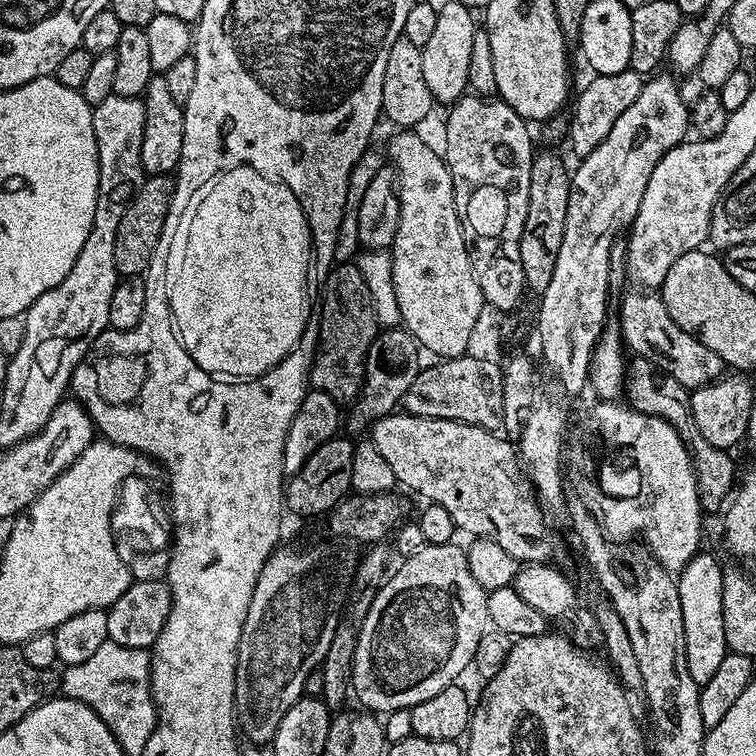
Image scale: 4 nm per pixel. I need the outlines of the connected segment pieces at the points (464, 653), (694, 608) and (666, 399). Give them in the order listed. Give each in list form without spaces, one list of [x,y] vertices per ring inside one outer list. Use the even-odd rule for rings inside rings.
[[[456,542],[450,544],[425,544],[424,548],[419,550],[418,554],[405,559],[400,564],[402,565],[401,568],[396,573],[393,571],[381,583],[380,587],[377,588],[376,596],[372,599],[370,610],[360,627],[358,650],[354,654],[354,662],[352,663],[352,683],[350,688],[354,696],[356,692],[357,698],[365,704],[361,704],[365,709],[371,710],[376,714],[387,714],[399,708],[412,708],[418,702],[426,702],[426,698],[438,694],[438,690],[457,683],[461,679],[459,676],[467,670],[468,663],[475,658],[476,651],[480,648],[480,639],[484,636],[484,628],[487,629],[489,627],[488,611],[486,610],[486,591],[474,580],[473,575],[470,574],[470,566],[467,565],[465,549],[461,546],[459,548],[458,544]]]
[[[699,552],[677,575],[677,584],[682,605],[686,664],[695,684],[703,687],[714,678],[715,671],[719,669],[719,665],[729,653],[726,642],[725,612],[722,610],[723,565],[712,555]]]
[[[633,355],[627,365],[626,398],[627,396],[627,407],[633,408],[636,412],[647,412],[650,416],[662,418],[670,422],[674,430],[678,430],[682,442],[688,447],[688,453],[692,455],[700,507],[708,514],[716,511],[719,513],[737,483],[738,471],[736,472],[736,464],[732,461],[731,451],[710,446],[710,442],[702,438],[702,430],[698,430],[698,422],[694,422],[692,392],[689,388],[682,386],[682,382],[677,382],[675,378],[670,378],[670,374],[666,374],[661,368],[654,367],[644,356]]]

